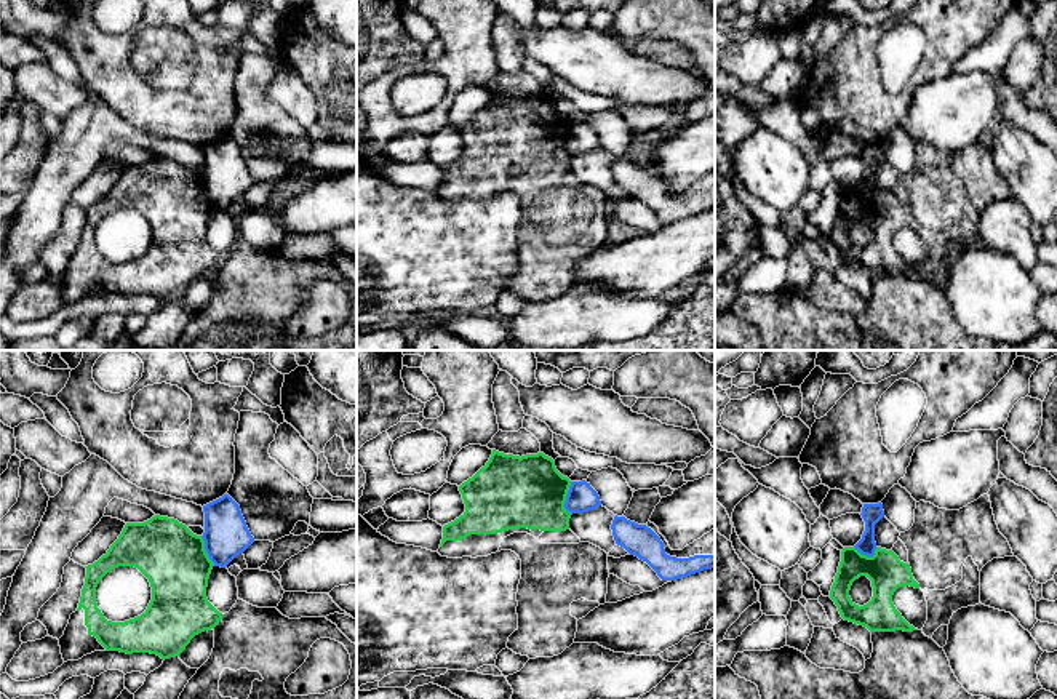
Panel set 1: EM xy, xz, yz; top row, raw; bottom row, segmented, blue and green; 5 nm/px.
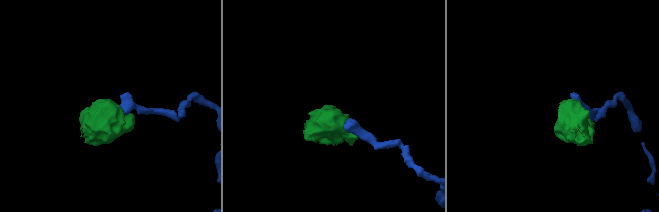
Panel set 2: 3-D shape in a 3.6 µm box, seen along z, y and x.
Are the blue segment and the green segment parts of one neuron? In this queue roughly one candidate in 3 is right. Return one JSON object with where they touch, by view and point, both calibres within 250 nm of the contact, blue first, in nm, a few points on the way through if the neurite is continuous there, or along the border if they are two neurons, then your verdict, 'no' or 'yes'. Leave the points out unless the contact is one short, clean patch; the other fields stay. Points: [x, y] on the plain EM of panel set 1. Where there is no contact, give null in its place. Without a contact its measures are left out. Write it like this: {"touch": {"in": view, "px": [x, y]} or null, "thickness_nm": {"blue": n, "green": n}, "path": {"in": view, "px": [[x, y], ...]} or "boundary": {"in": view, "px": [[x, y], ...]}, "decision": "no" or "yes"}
{"touch": {"in": "xz", "px": [566, 139]}, "thickness_nm": {"blue": 150, "green": 360}, "boundary": {"in": "xz", "px": [[573, 123], [565, 144], [565, 151], [570, 155]]}, "decision": "no"}

